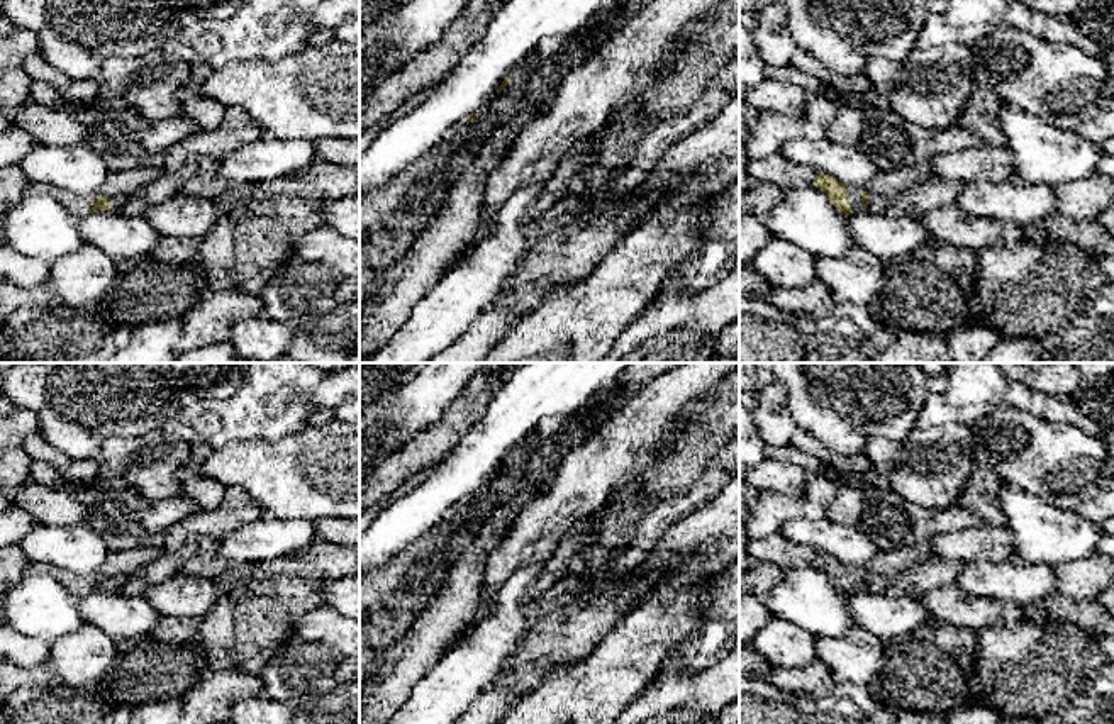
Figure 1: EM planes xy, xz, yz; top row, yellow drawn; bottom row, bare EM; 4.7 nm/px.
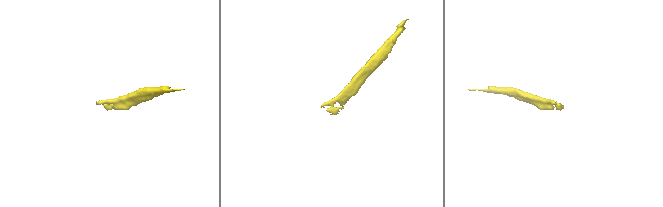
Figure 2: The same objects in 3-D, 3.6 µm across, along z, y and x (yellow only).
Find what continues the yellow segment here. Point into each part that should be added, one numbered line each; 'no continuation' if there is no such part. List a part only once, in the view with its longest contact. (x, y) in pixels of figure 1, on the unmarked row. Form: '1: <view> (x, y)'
1: yz (875, 582)

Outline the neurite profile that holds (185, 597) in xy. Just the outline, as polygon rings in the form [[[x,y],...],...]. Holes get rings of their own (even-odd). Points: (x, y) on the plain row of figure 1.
[[[176,573],[144,592],[144,599],[161,614],[178,619],[200,619],[215,604],[220,588],[215,580]]]

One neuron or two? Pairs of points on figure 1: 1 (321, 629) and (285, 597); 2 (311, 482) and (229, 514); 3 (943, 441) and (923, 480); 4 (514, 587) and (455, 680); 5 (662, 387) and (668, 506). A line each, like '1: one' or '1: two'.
1: two
2: two
3: one
4: one
5: two

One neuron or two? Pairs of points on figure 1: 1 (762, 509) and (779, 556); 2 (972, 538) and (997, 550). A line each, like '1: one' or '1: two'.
1: two
2: one

